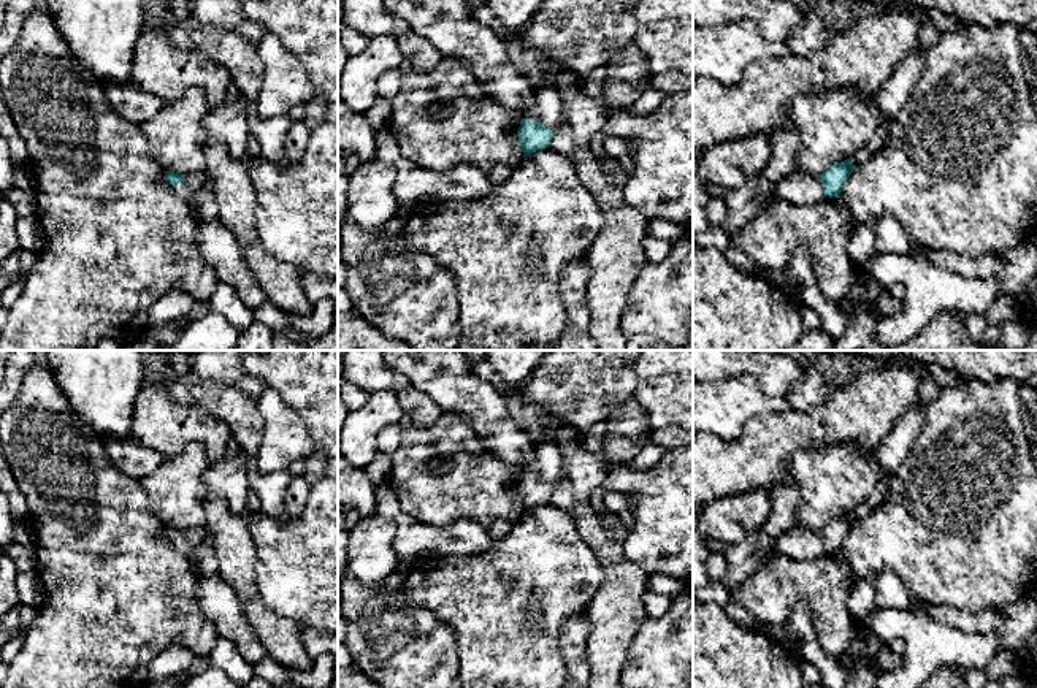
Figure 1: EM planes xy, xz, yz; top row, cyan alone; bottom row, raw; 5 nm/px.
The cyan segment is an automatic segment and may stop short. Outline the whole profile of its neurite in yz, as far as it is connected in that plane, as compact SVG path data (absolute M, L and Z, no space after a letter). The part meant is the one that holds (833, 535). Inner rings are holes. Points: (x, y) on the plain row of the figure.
M851 514L839 517L828 523L821 531L793 528L790 533L779 536L763 563L769 563L779 555L788 555L798 560L810 560L823 552L839 552L845 536L855 526Z

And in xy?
M163 526L166 531L166 536L174 542L174 547L187 555L189 558L195 558L200 545L205 539L205 529L203 528L195 528L195 529L179 529L173 526Z

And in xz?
M545 436L534 445L536 461L517 485L523 514L539 504L549 503L553 484L561 477L561 455L557 439Z

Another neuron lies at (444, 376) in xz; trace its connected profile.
M384 350L384 358L390 368L409 379L411 387L428 395L442 412L466 417L480 444L499 464L515 466L528 474L536 461L534 442L511 415L507 395L477 377L461 350Z

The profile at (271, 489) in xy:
M144 365L144 376L147 380L165 385L176 403L200 407L230 428L233 439L251 460L249 487L260 498L262 514L273 518L279 526L289 525L290 518L284 510L284 498L292 482L290 474L287 471L263 474L255 464L263 431L263 417L257 401L235 385L214 388L193 373L176 377L157 373Z

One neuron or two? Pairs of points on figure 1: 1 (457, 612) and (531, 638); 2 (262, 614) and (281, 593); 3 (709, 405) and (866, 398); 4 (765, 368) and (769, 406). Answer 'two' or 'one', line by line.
1: one
2: two
3: two
4: two

